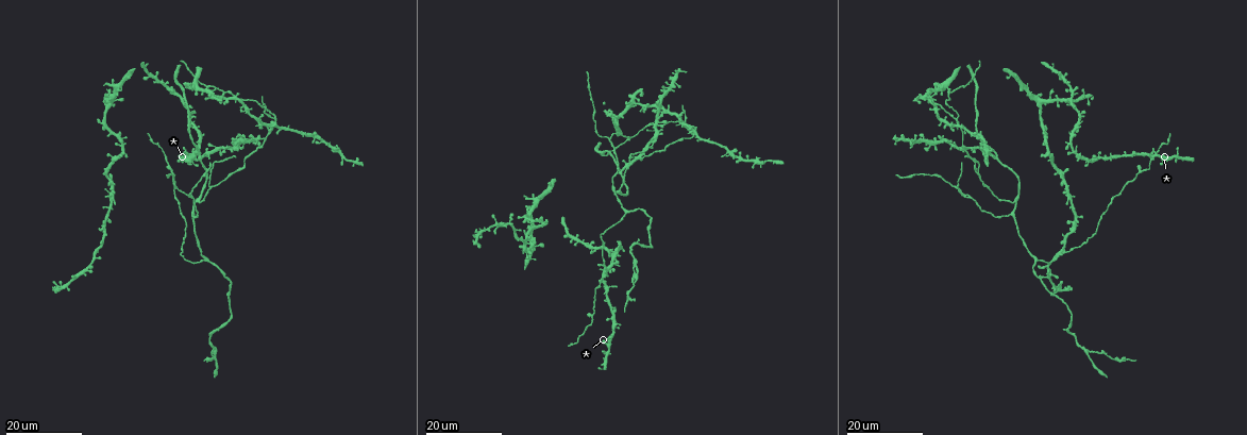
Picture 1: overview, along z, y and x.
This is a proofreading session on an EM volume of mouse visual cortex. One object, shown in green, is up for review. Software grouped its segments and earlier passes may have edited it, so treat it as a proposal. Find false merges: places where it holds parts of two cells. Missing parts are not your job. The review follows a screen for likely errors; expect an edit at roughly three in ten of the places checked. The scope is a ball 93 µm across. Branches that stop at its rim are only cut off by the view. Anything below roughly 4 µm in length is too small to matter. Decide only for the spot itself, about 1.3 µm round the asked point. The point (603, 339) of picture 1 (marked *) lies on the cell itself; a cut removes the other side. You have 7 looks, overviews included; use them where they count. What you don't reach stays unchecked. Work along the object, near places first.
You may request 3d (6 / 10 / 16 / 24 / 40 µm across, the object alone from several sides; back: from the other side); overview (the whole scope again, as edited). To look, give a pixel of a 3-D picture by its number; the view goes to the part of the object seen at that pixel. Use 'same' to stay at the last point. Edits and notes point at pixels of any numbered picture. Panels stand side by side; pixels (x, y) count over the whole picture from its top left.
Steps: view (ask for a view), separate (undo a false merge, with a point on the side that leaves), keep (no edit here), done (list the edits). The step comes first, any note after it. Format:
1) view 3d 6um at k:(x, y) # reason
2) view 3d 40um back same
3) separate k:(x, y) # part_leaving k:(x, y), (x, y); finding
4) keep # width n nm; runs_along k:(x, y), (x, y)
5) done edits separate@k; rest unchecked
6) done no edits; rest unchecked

view 3d 24um at 1:(192, 211) # small branch off a trunk

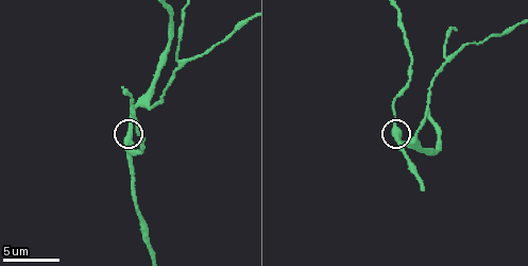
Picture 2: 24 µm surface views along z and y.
view 3d 6um at 2:(396, 129)

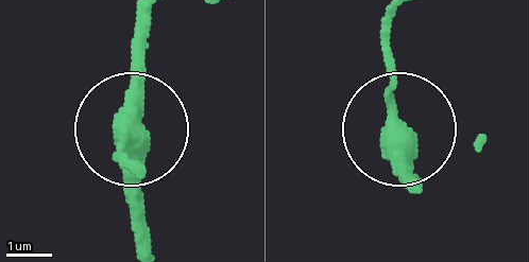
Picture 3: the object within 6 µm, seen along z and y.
keep # runs_along 3:(419, 188), (385, 85), (385, 17); one cell here

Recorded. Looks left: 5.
view 3d 16um at 1:(996, 158) # a fork

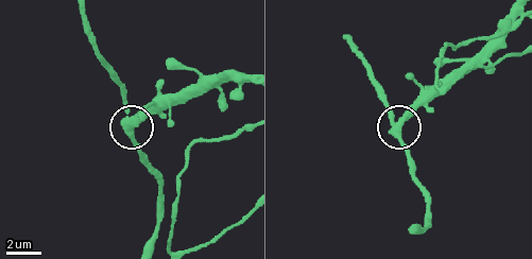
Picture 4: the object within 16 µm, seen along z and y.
view 3d 6um at 4:(130, 118)

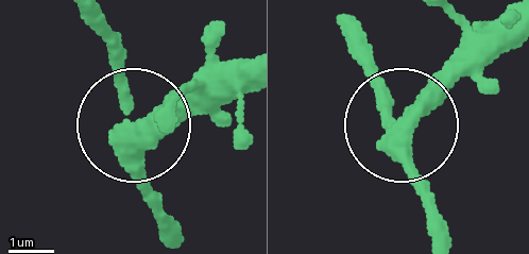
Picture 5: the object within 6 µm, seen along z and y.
separate 5:(155, 125) # part_leaving 5:(135, 170), (192, 108), (249, 94); two cells meet here

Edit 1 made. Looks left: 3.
view 3d 24um at 1:(963, 195) # branch point

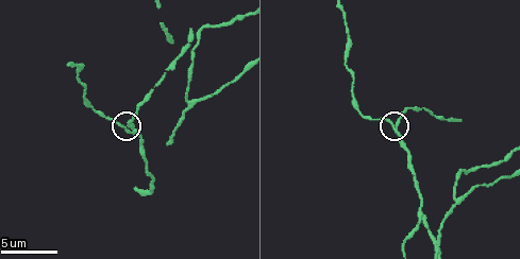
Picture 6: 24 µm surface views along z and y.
view 3d 10um at 6:(126, 122)

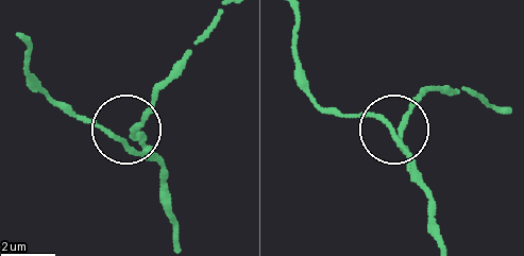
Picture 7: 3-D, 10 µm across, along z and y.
keep # side_arm 12 um; continuous, no second cell

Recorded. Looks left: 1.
done edits separate@5; rest unchecked

